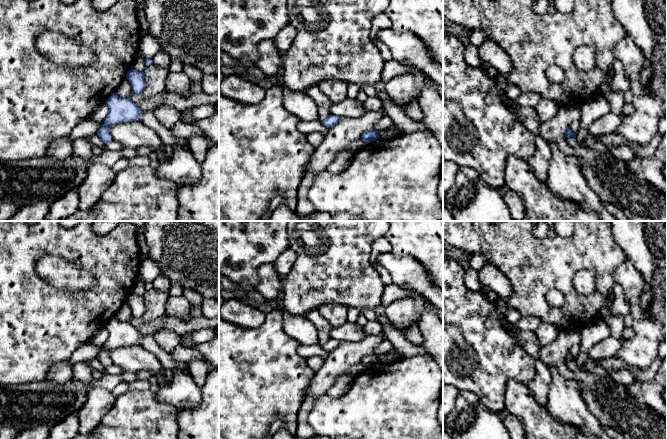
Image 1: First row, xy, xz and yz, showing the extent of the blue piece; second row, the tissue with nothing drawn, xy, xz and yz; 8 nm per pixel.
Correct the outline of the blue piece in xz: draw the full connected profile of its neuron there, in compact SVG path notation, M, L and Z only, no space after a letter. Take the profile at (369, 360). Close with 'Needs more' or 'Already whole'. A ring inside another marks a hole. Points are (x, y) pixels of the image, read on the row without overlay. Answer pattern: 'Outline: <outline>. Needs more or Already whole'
Outline: M373 353L371 355L364 356L363 359L361 360L361 363L366 368L368 368L368 367L370 367L372 365L376 365L377 363L379 363L378 355Z. Already whole

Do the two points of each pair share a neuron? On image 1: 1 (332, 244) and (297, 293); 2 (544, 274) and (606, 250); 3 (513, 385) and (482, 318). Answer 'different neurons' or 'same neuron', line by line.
1: same neuron
2: same neuron
3: different neurons

